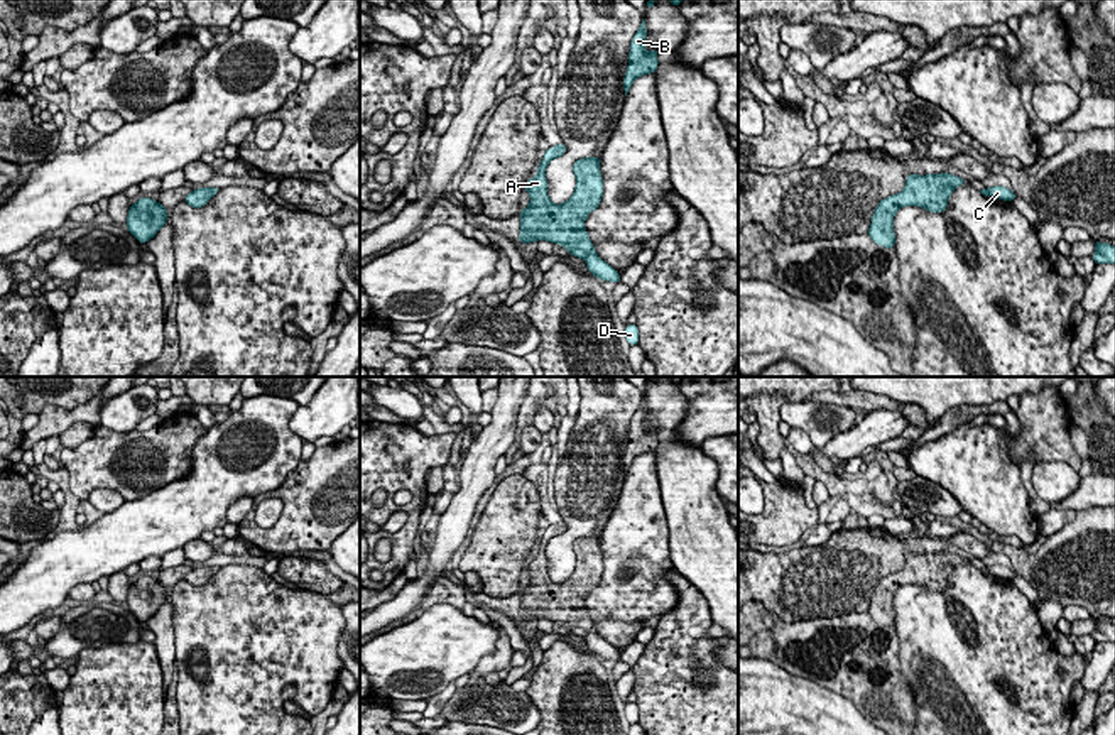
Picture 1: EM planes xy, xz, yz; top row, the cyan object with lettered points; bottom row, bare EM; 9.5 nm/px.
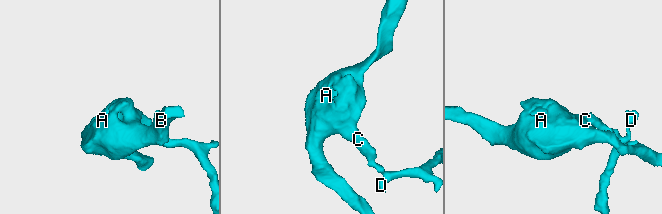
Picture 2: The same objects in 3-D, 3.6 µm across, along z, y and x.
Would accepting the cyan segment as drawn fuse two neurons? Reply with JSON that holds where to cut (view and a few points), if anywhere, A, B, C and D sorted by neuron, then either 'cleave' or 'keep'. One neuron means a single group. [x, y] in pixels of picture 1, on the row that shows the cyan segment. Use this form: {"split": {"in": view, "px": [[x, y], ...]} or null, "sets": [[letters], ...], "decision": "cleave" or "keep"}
{"split": {"in": "xz", "px": [[593, 249], [585, 259]]}, "sets": [["A", "B"], ["C", "D"]], "decision": "cleave"}

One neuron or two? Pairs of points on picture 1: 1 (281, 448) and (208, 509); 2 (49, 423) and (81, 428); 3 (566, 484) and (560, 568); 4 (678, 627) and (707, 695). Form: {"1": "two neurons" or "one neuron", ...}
{"1": "one neuron", "2": "two neurons", "3": "one neuron", "4": "one neuron"}

